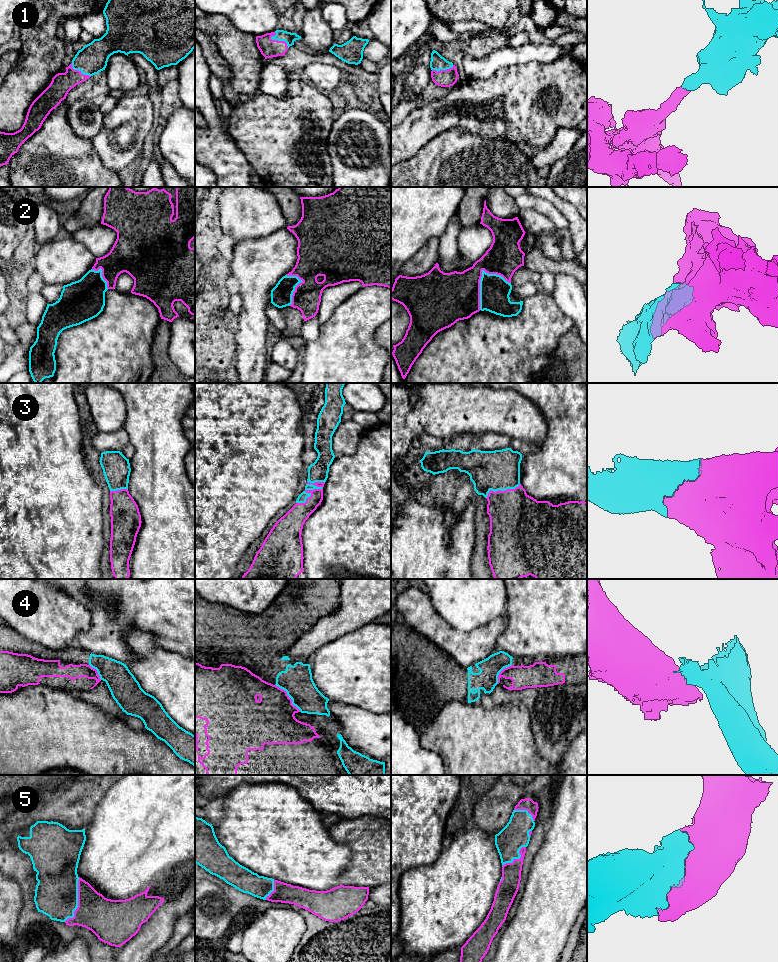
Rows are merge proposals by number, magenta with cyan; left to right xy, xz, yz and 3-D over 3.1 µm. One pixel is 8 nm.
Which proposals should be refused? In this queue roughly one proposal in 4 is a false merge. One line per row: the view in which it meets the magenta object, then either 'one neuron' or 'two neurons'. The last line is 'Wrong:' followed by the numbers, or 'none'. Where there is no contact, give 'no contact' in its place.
1: xz | one neuron
2: yz | one neuron
3: xz | one neuron
4: xz | two neurons
5: xy | one neuron
Wrong: 4

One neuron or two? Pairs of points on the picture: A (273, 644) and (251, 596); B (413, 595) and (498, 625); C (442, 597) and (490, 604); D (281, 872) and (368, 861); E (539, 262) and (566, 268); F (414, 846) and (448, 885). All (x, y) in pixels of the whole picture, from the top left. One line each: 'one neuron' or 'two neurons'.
A: two neurons
B: one neuron
C: one neuron
D: two neurons
E: one neuron
F: two neurons

